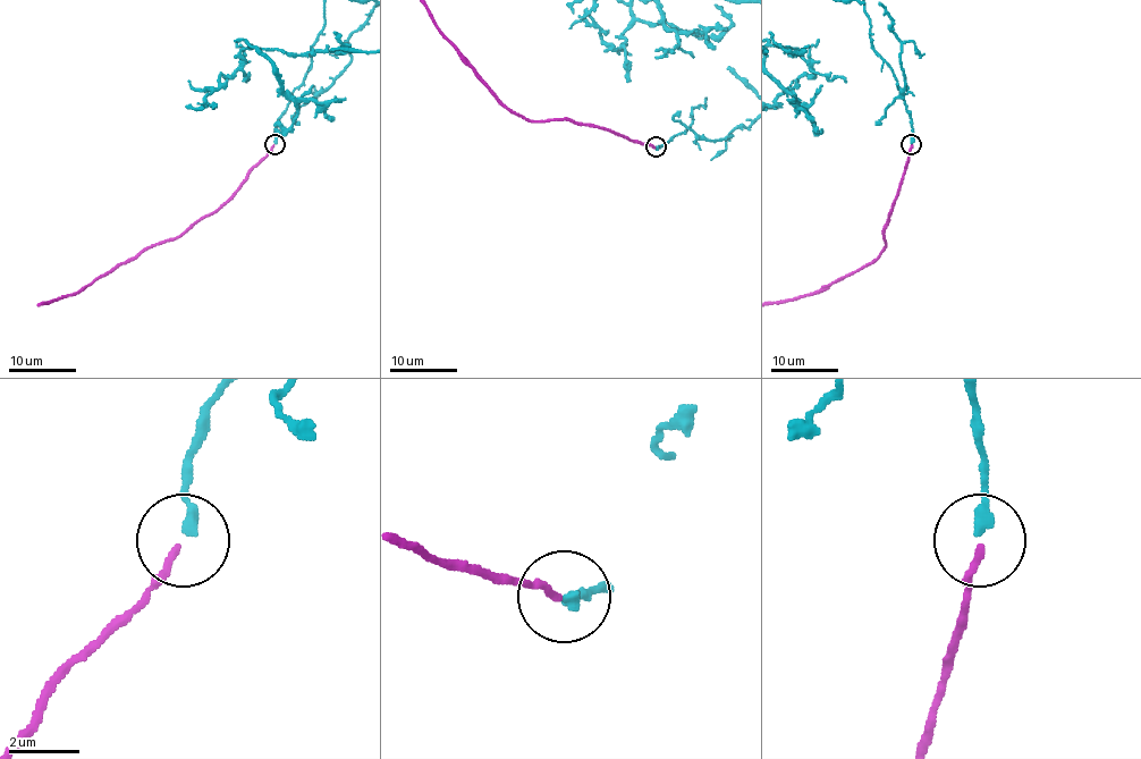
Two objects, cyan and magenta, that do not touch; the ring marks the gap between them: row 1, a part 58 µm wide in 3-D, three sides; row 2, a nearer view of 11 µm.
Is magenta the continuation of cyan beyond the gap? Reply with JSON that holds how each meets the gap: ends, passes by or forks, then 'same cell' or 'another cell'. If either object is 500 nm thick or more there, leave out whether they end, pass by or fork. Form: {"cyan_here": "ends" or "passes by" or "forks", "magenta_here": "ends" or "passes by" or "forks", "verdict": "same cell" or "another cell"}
{"cyan_here": "ends", "magenta_here": "ends", "verdict": "another cell"}

